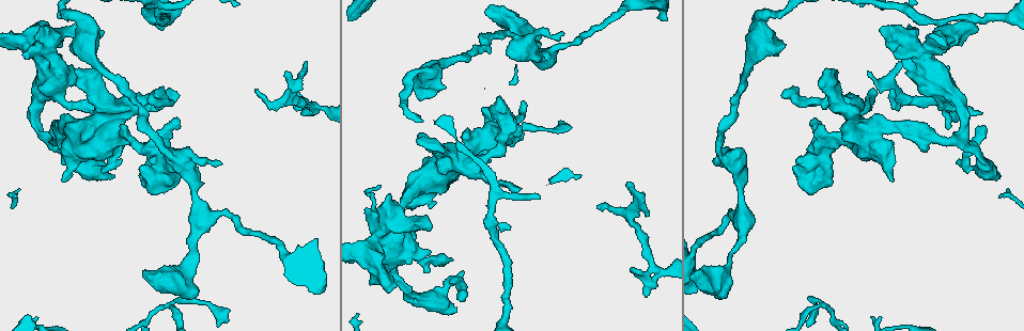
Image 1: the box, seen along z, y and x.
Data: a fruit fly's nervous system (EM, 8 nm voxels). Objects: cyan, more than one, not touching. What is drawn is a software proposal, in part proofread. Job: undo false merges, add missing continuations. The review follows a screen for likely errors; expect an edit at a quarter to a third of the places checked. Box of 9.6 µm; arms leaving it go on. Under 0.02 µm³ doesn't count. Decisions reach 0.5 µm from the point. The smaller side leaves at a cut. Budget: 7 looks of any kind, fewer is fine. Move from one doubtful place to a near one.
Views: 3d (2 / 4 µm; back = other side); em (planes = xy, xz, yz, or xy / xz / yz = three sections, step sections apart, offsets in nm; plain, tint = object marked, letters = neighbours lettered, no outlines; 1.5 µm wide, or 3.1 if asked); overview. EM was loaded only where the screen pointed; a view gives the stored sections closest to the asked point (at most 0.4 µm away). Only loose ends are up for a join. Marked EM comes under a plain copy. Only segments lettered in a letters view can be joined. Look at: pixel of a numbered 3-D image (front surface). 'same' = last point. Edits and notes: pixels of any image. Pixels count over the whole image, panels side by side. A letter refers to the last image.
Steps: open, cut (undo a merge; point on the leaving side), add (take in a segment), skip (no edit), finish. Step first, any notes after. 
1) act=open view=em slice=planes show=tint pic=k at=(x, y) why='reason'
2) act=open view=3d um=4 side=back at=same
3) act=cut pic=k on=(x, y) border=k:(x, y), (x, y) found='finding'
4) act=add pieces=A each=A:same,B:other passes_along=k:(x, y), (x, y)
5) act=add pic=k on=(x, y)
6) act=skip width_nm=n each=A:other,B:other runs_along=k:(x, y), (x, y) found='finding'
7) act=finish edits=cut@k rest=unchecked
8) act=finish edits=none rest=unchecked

act=open view=em slice=xz step=4 show=letters pic=1 at=(632, 220) why='branch point'

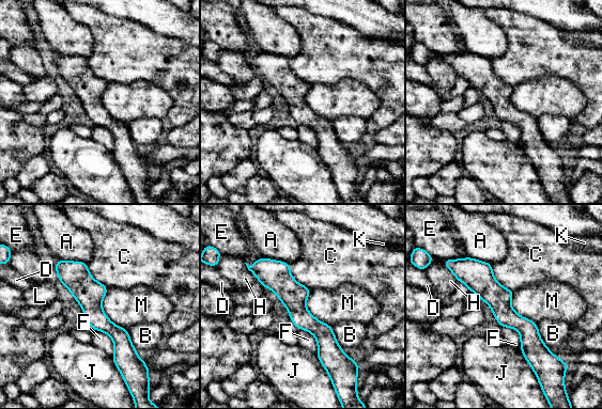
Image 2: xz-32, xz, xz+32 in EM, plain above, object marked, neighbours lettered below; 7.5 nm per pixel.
act=skip longest_contact=M:360nm each=A:other,B:other,C:other,D:other,E:other,F:other,H:other,J:other,K:other,L:other,M:other runs_along=2:(464, 261), (529, 335), (539, 362) found='all the same cell'

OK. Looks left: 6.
act=open view=em slice=planes show=letters pic=1 at=(431, 229) why='stops while still wide'

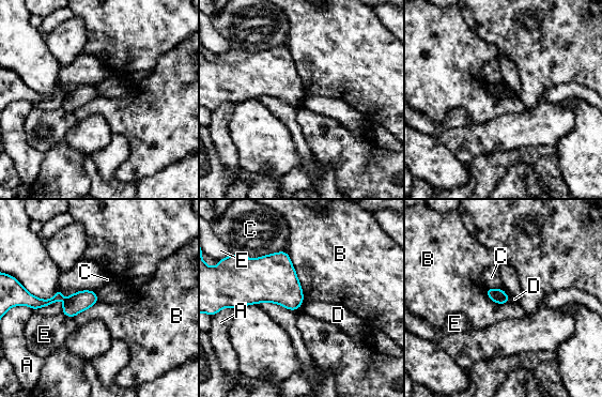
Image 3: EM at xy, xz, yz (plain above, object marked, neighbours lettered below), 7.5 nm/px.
act=skip each=A:other,B:other,C:other,D:other,E:other border=3:(284, 250), (302, 290), (297, 309) found='no lettered segment goes on from it'

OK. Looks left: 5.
act=open view=3d um=4 pic=1 at=(63, 182) why='an open end'

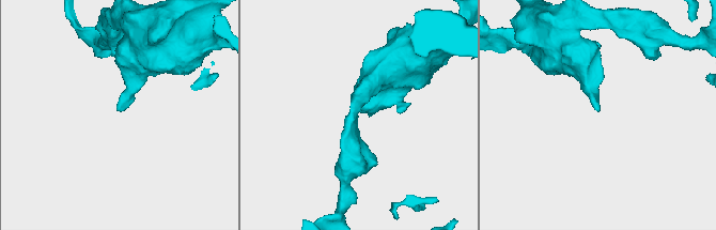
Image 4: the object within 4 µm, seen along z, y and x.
act=open view=em slice=planes show=letters pic=4 at=(361, 112)

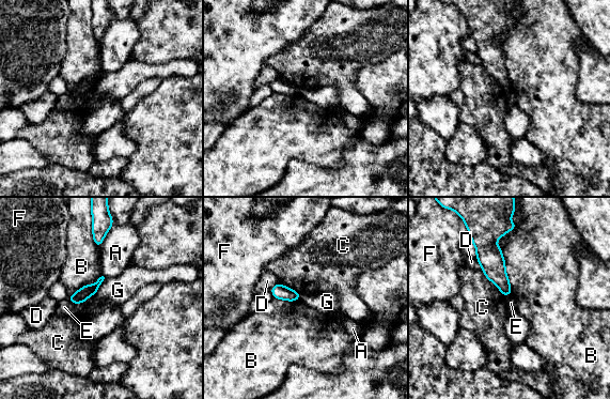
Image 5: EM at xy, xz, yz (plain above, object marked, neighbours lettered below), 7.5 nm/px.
act=skip longest_contact=B:500nm each=A:other,B:other,C:other,D:other,E:other,F:other,G:other border=5:(516, 227), (495, 241), (512, 293) found='no lettered segment goes on from it'

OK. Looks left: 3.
act=finish edits=none rest=unchecked

